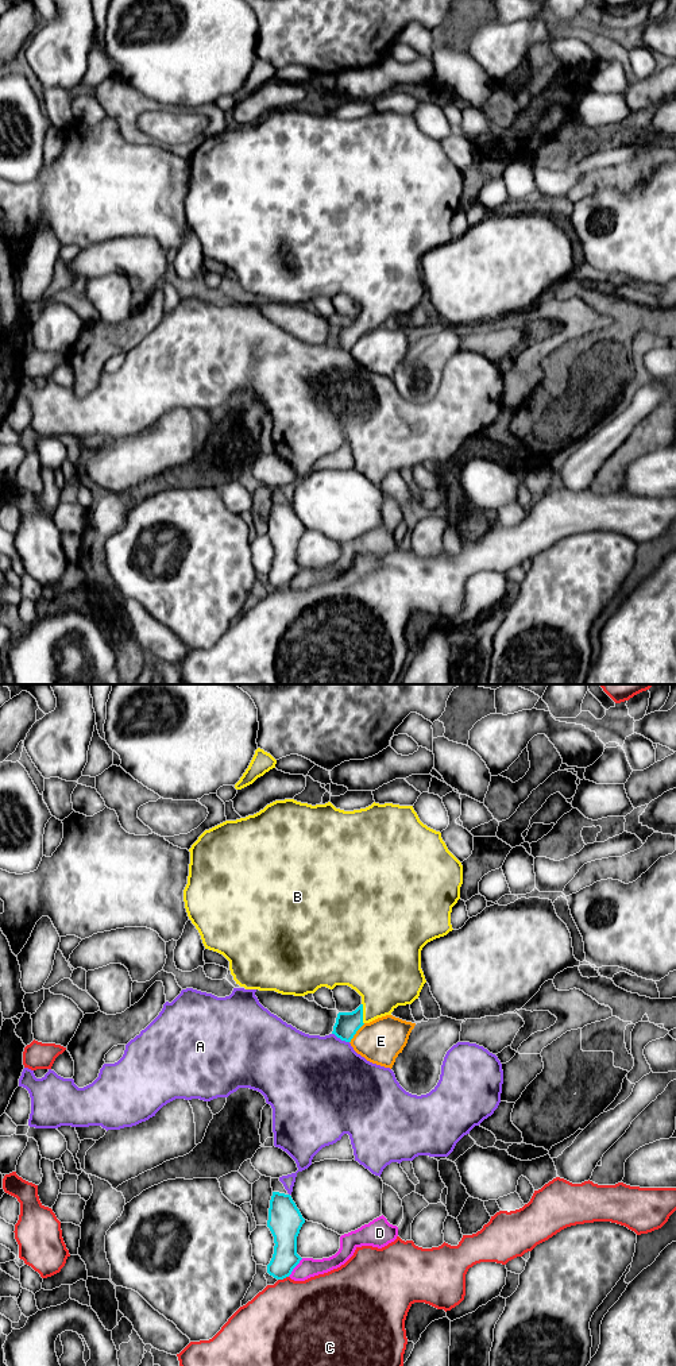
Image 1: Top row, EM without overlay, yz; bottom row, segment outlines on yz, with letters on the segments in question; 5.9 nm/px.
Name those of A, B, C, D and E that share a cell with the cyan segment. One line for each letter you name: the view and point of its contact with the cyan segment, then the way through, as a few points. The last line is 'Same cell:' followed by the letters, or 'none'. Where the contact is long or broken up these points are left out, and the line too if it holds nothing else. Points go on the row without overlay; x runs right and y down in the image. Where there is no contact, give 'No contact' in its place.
B: Touches cyan at yz (362, 323)
Same cell: B

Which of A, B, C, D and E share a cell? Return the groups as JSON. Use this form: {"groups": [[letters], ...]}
{"groups": [["A"], ["B"], ["C"], ["D"], ["E"]]}

